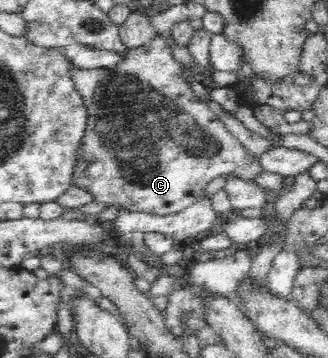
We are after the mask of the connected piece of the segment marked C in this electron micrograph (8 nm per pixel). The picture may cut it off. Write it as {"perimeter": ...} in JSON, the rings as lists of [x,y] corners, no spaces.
{"perimeter":[[[158,35],[152,41],[148,41],[145,45],[138,48],[127,47],[125,57],[113,67],[78,68],[70,62],[69,69],[75,89],[82,95],[86,105],[89,120],[89,130],[86,130],[85,139],[82,140],[82,146],[77,152],[78,162],[76,170],[74,170],[73,186],[84,188],[94,193],[94,200],[100,203],[110,203],[110,206],[115,206],[116,208],[118,203],[124,203],[124,210],[149,212],[164,216],[168,213],[180,212],[191,204],[198,202],[201,198],[203,186],[220,176],[234,177],[256,184],[258,176],[264,172],[264,167],[262,167],[259,161],[260,157],[254,156],[252,152],[249,152],[242,145],[242,142],[238,141],[226,129],[224,123],[218,118],[218,115],[210,111],[208,104],[204,103],[194,94],[190,82],[188,82],[188,79],[183,74],[181,64],[173,57],[168,45]]]}

